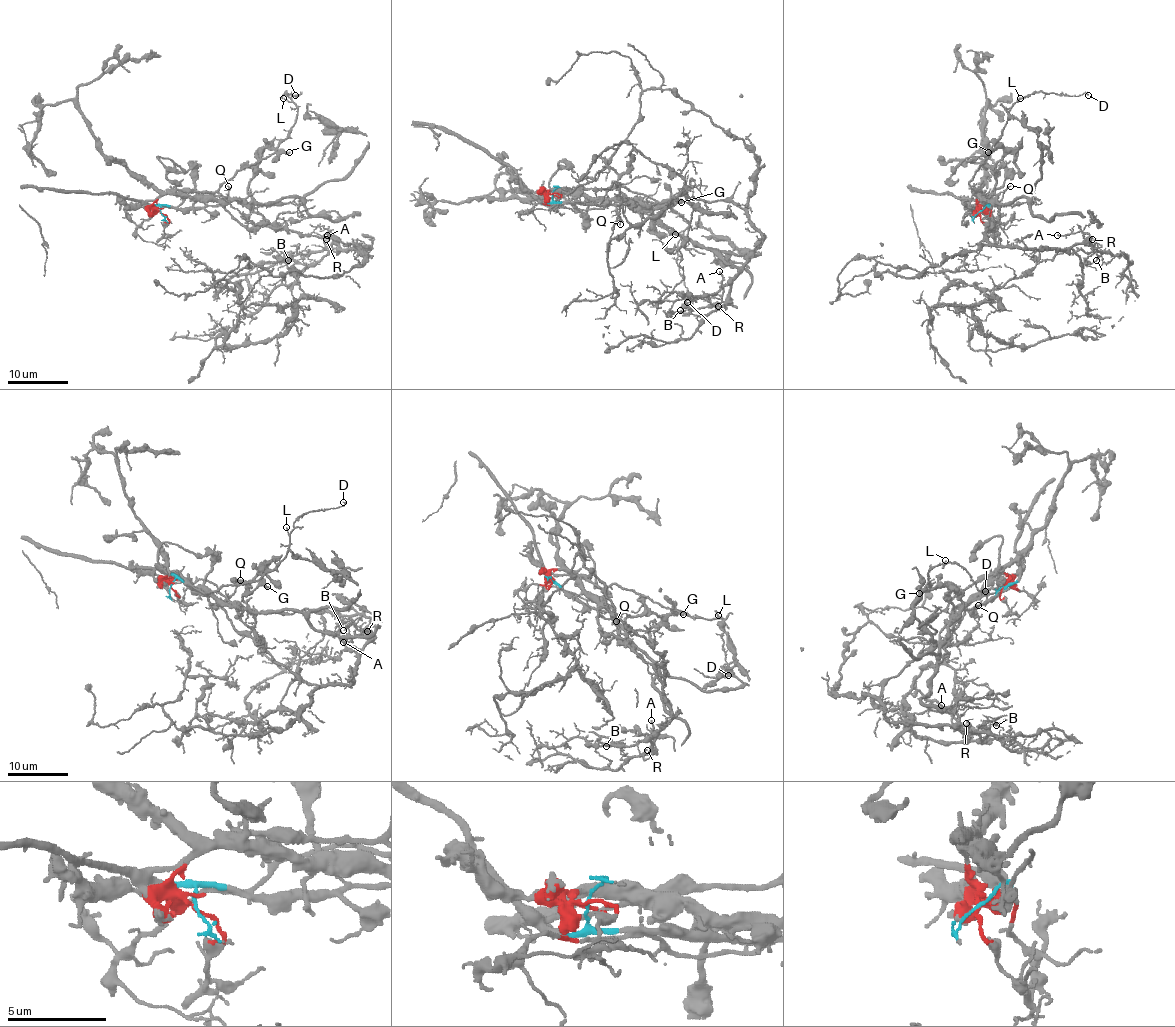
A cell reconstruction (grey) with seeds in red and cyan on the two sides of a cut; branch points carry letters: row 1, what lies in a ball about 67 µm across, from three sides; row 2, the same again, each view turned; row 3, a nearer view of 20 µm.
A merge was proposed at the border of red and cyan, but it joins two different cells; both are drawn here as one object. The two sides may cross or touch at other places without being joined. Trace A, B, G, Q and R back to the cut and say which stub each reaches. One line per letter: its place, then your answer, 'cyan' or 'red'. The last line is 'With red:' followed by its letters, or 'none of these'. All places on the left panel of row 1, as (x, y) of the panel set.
A: place (327, 235); red
B: place (288, 260); red
G: place (289, 152); red
Q: place (228, 186); cyan
R: place (326, 239); red
With red: A, B, G, R

